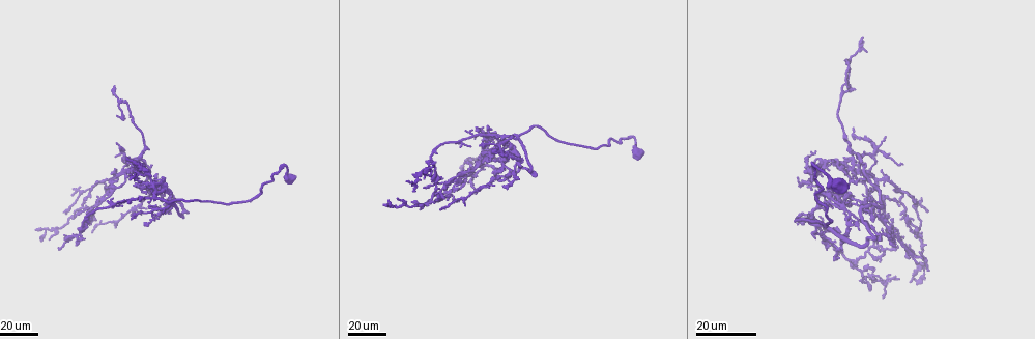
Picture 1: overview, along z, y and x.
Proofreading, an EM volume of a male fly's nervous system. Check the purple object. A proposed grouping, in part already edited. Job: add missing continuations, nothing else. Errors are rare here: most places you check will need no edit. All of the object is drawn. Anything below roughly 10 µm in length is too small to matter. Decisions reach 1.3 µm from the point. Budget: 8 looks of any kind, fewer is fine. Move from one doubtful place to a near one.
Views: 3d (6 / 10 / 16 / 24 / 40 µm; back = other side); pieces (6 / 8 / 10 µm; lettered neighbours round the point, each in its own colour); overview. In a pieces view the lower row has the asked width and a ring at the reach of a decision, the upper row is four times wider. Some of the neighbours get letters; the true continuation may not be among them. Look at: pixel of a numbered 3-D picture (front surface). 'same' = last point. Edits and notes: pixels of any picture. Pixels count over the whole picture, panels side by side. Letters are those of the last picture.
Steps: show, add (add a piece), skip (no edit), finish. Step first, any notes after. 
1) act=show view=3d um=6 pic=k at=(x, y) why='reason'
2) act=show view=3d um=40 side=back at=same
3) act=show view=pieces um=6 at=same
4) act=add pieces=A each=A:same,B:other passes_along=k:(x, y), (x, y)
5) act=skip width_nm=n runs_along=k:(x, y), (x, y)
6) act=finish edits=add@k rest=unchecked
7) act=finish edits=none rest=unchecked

act=show view=3d um=24 pic=1 at=(476, 193) why='an open end'

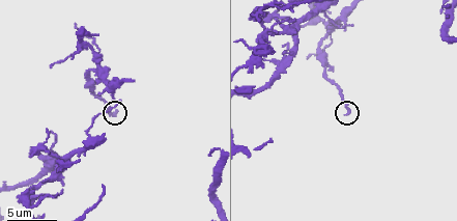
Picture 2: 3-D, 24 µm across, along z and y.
act=show view=3d um=10 pic=2 at=(347, 112) why='closer look'

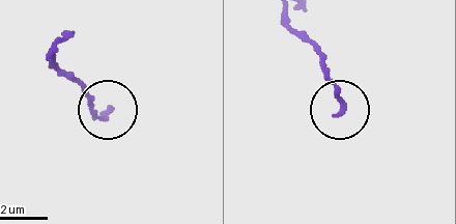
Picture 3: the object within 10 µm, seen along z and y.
act=show view=pieces um=10 pic=3 at=(111, 109)

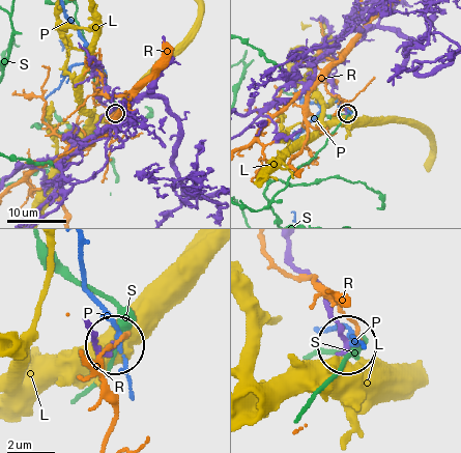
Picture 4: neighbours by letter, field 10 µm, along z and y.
act=skip each=L:other,P:other,R:other,S:other found='none of them fits'

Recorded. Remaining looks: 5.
act=show view=3d um=24 pic=1 at=(58, 249) why='long arm stops here'

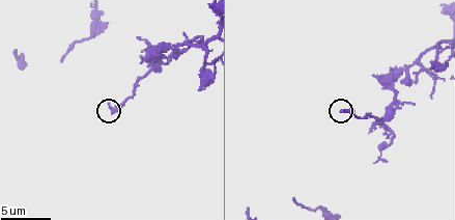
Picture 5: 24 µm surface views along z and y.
act=show view=pieces um=6 pic=5 at=(107, 103)

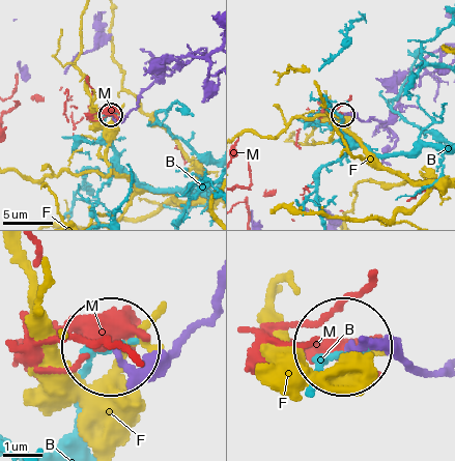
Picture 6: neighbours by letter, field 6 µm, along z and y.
act=skip width_nm=170 each=B:other,F:other,M:other runs_along=6:(437, 367), (348, 346) found='none of them fits'

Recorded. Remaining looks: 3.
act=show view=pieces um=6 pic=5 at=(292, 198) why='tapers out'

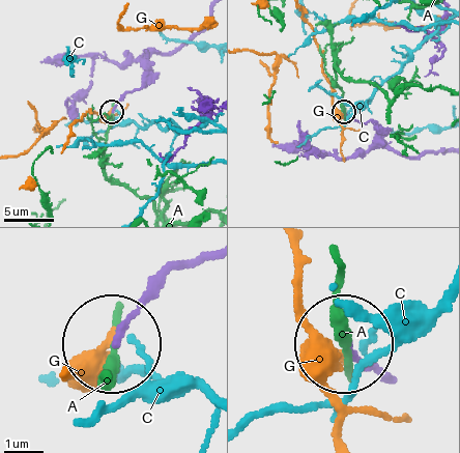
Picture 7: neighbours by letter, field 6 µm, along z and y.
act=skip width_nm=150 each=A:other,C:other,G:other runs_along=7:(205, 253), (175, 270), (119, 336) found='no lettered piece goes on from it'

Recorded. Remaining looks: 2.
act=show view=pieces um=8 pic=5 at=(247, 210) why='long arm stops here'

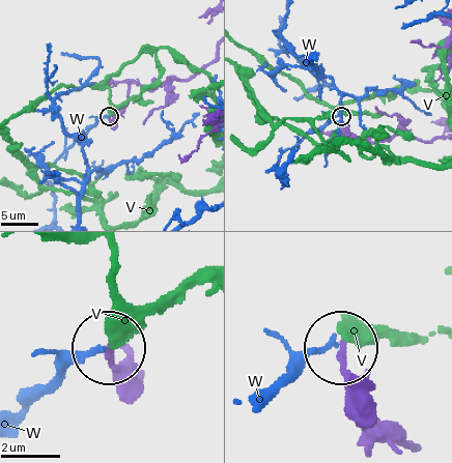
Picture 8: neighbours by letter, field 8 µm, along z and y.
act=skip each=V:other,W:other found='no lettered piece goes on from it'

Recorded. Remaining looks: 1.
act=finish edits=none rest=unchecked

